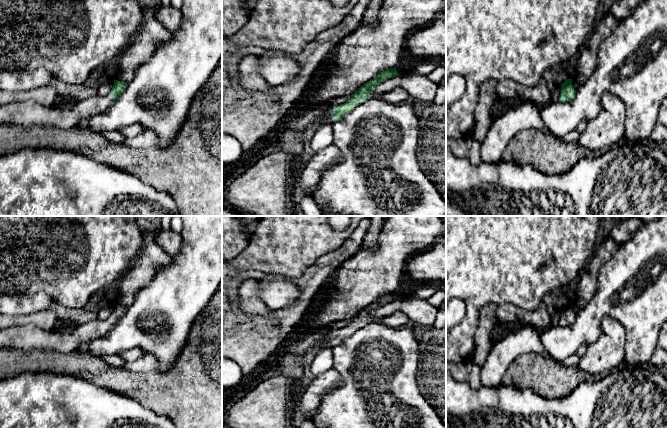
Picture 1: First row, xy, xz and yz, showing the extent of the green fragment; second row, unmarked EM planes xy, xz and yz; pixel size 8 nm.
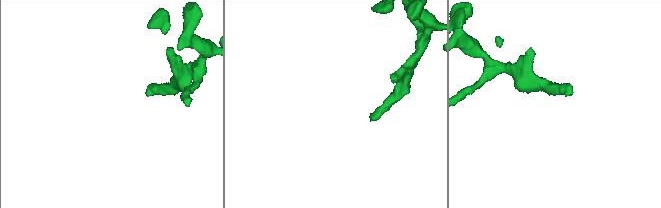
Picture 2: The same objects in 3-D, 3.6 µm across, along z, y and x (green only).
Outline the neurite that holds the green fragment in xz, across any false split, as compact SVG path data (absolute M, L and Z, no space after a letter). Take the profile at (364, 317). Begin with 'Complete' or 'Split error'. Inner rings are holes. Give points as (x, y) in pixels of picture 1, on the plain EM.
Split error. M396 291L386 293L376 299L373 303L365 307L359 312L346 327L330 330L329 332L321 335L320 339L315 343L314 346L318 346L320 349L331 347L342 343L343 340L350 337L354 332L361 327L372 322L372 314L380 307L398 300Z

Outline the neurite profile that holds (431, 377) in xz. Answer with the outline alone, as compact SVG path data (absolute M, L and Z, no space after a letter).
M446 324L425 331L418 342L418 388L446 426Z

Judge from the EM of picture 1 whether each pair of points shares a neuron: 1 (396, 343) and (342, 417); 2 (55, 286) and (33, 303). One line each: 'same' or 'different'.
1: same
2: different

